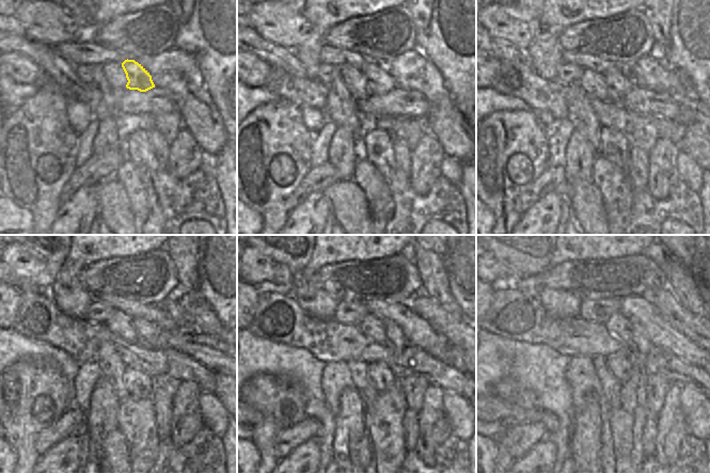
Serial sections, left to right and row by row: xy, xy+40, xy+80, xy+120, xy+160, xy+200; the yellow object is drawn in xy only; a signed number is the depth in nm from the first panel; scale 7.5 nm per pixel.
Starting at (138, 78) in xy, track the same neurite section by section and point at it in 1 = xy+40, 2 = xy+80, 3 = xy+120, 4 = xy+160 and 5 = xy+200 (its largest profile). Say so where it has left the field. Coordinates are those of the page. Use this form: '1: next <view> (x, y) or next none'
1: next xy+40 (379, 81)
2: next xy+80 (618, 83)
3: next xy+120 (147, 331)
4: next xy+160 (395, 341)
5: next xy+200 (627, 422)

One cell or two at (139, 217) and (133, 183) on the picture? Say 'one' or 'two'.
one

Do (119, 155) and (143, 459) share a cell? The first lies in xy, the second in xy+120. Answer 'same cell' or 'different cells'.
different cells

